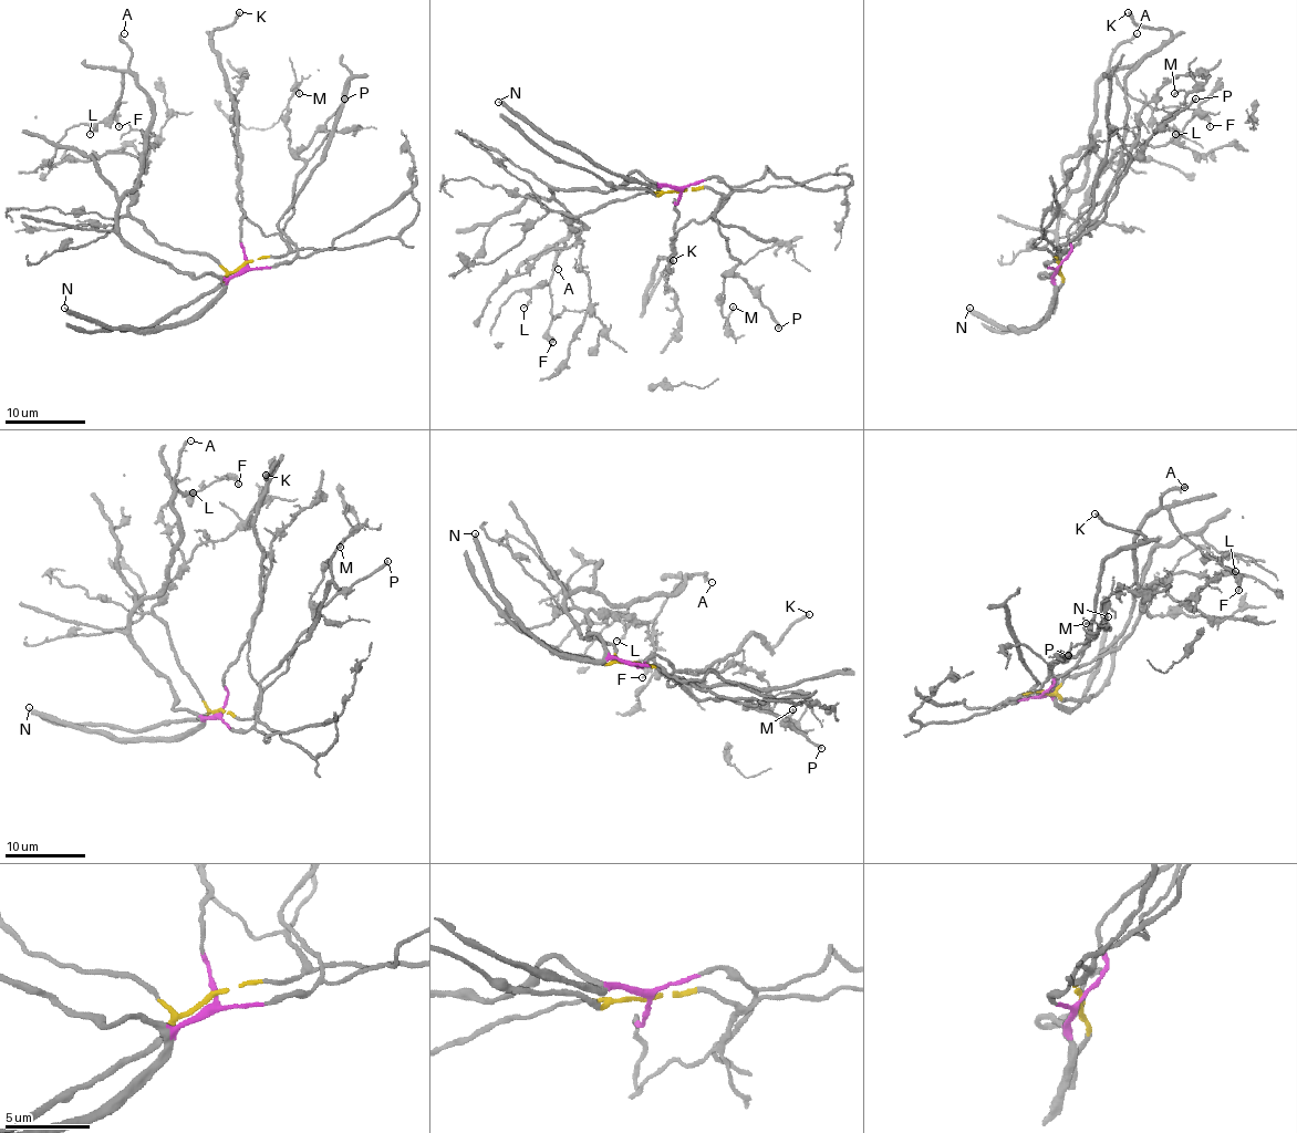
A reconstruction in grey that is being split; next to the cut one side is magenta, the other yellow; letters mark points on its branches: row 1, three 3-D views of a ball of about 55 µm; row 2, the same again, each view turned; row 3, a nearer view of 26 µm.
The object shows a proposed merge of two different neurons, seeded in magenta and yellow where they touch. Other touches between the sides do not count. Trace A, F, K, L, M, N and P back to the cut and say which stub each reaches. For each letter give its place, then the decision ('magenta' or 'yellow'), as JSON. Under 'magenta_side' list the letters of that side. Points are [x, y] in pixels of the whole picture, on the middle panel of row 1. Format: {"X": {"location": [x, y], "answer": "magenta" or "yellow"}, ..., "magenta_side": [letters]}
{"A": {"location": [558, 269], "answer": "magenta"}, "F": {"location": [552, 342], "answer": "magenta"}, "K": {"location": [673, 260], "answer": "magenta"}, "L": {"location": [524, 308], "answer": "magenta"}, "M": {"location": [733, 307], "answer": "yellow"}, "N": {"location": [498, 102], "answer": "magenta"}, "P": {"location": [778, 328], "answer": "yellow"}, "magenta_side": ["A", "F", "K", "L", "N"]}

